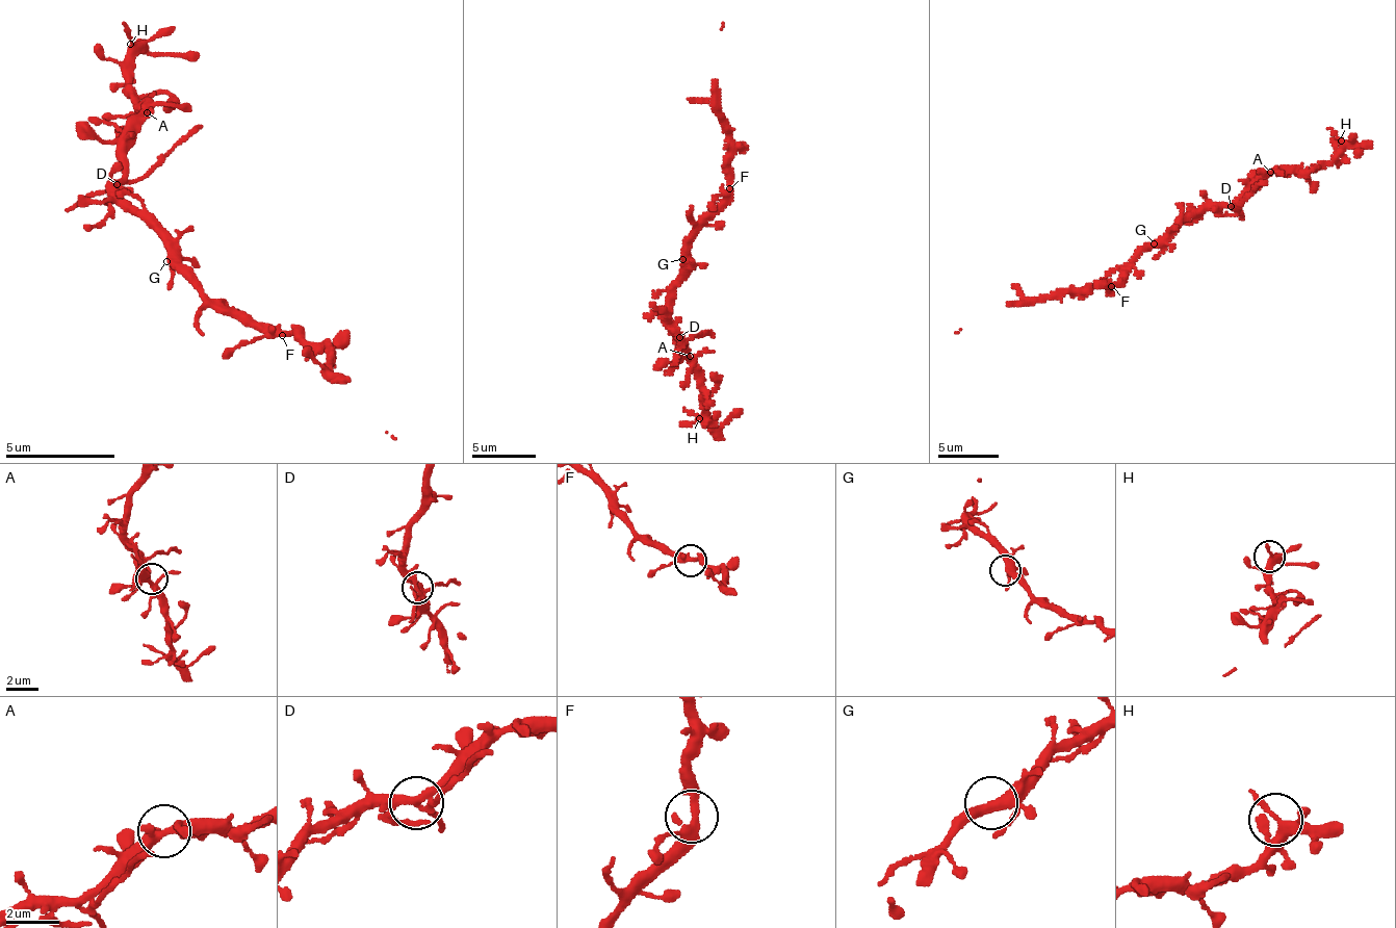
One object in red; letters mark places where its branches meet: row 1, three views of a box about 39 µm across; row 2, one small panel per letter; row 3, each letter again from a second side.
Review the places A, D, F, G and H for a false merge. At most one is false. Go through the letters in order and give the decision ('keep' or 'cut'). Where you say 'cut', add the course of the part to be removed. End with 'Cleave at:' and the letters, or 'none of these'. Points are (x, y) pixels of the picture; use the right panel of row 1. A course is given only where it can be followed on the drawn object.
A: keep
D: cut; foreign part runs (1230, 207), (1241, 206), (1267, 181)
F: keep
G: keep
H: keep
Cleave at: D

